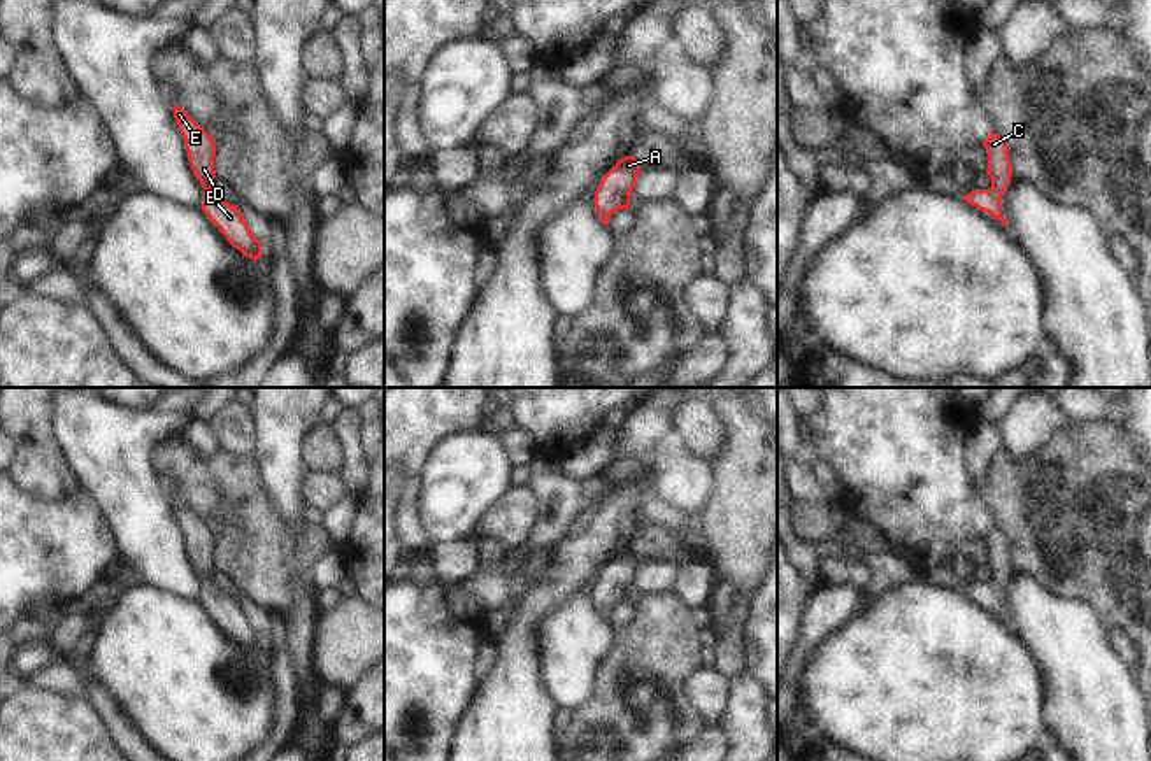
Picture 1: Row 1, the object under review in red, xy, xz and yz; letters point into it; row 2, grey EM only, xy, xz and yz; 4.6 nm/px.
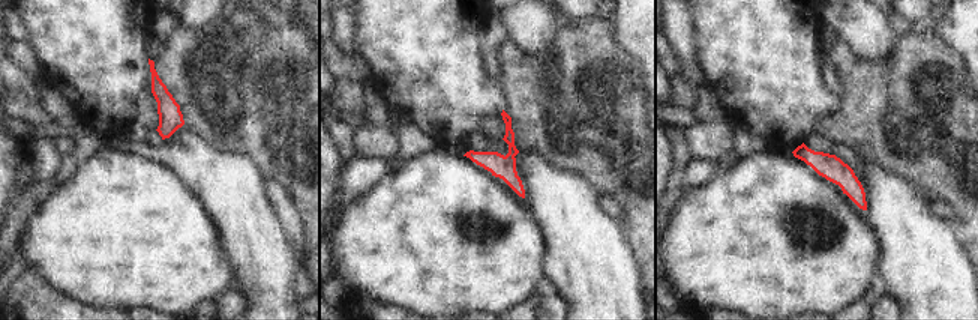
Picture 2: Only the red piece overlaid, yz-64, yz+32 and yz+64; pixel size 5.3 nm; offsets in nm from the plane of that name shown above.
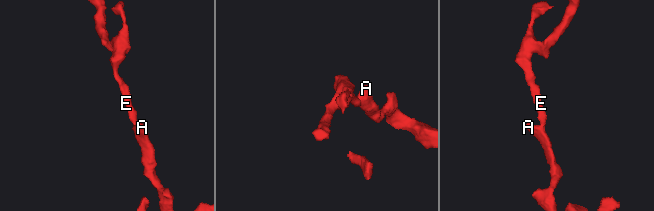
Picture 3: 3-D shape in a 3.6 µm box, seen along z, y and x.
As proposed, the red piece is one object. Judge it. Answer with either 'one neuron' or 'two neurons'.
one neuron

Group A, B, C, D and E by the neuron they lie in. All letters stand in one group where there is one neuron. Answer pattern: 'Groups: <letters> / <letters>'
Groups: A B C D E.

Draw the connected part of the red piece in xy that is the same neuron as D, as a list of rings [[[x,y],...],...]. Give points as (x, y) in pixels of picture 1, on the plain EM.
[[[174,496],[174,510],[184,530],[184,540],[195,570],[204,580],[202,603],[223,624],[226,633],[244,649],[258,652],[263,649],[261,635],[253,628],[237,598],[228,596],[212,586],[212,572],[216,570],[214,531],[179,498]]]

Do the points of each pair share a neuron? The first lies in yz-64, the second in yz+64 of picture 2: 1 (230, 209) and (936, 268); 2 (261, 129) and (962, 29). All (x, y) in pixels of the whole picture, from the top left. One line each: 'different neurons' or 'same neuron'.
1: same neuron
2: different neurons

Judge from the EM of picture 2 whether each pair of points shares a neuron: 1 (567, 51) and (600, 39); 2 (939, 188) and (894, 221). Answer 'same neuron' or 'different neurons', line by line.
1: same neuron
2: different neurons

